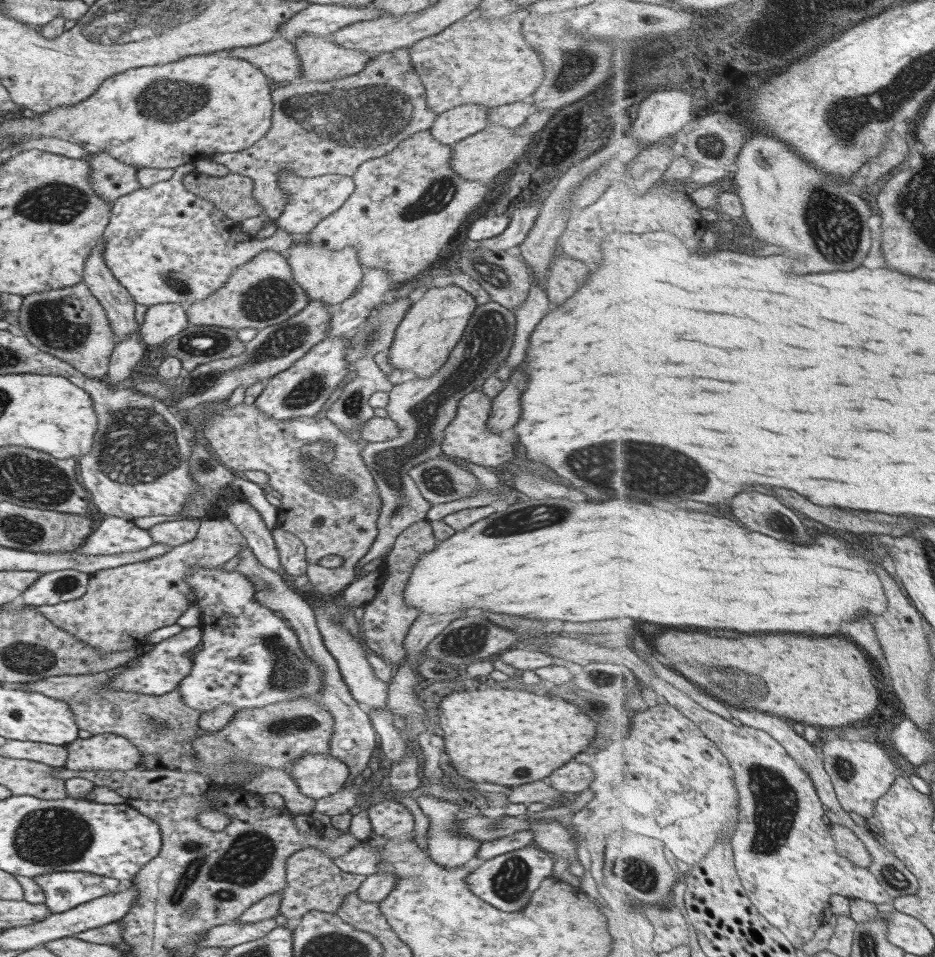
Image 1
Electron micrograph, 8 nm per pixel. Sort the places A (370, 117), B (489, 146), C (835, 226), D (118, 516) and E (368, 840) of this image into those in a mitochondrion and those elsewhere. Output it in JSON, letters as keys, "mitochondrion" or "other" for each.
{"A":"mitochondrion","B":"other","C":"mitochondrion","D":"other","E":"other"}

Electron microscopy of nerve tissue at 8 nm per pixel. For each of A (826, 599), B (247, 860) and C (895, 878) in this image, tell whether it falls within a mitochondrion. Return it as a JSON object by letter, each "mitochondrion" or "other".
{"A":"other","B":"mitochondrion","C":"mitochondrion"}

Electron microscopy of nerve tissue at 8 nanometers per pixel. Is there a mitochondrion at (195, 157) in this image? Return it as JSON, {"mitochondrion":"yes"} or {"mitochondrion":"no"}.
{"mitochondrion":"no"}

